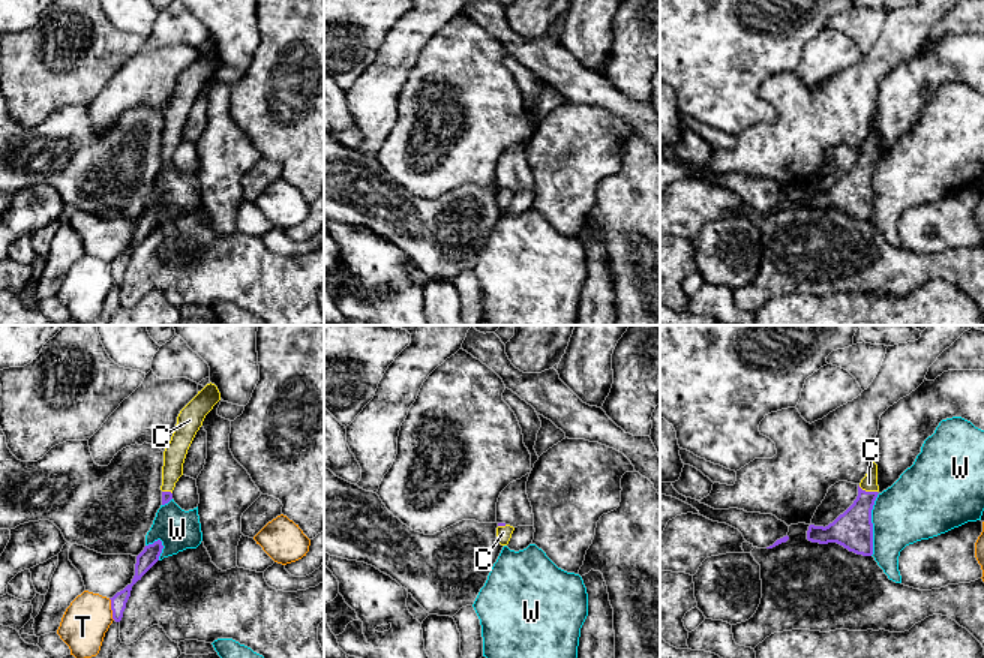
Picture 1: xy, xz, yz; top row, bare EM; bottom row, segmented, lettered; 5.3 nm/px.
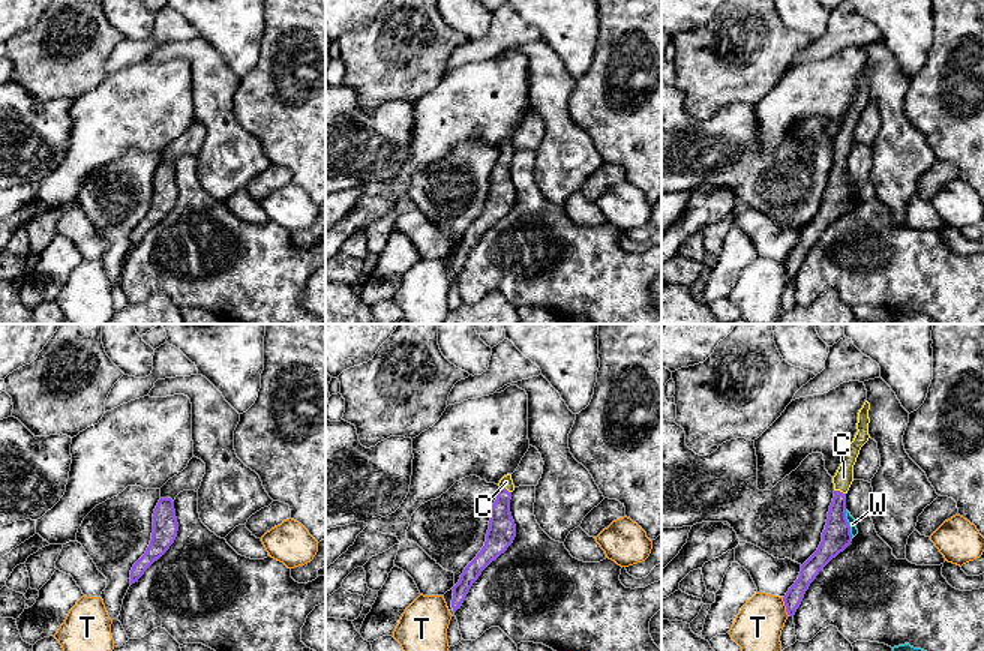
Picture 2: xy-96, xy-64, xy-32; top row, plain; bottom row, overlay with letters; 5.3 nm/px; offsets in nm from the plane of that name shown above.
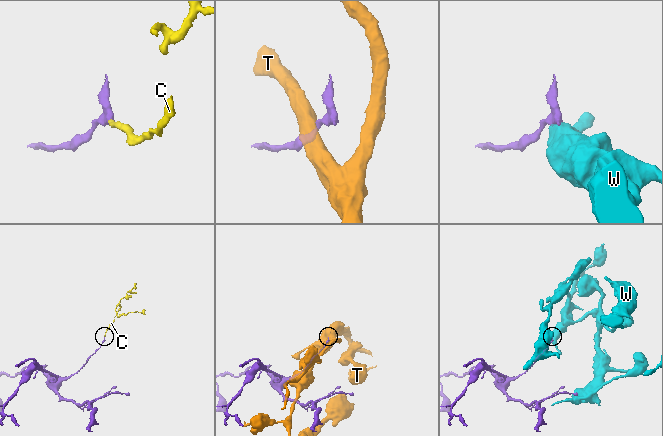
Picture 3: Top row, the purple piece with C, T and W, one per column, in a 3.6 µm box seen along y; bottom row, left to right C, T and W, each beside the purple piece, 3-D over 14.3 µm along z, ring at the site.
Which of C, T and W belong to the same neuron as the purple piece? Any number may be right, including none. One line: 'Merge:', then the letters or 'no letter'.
Merge: C

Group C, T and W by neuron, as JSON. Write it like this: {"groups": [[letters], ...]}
{"groups": [["C"], ["T"], ["W"]]}

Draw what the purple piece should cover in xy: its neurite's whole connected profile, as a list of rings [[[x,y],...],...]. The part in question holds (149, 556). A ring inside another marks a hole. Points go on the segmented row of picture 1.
[[[158,540],[153,544],[144,547],[144,550],[136,556],[135,564],[135,576],[132,583],[128,585],[123,591],[117,592],[111,600],[112,619],[120,622],[123,618],[123,612],[126,609],[126,603],[130,597],[132,586],[141,580],[141,577],[159,561],[162,553],[162,541]]]

